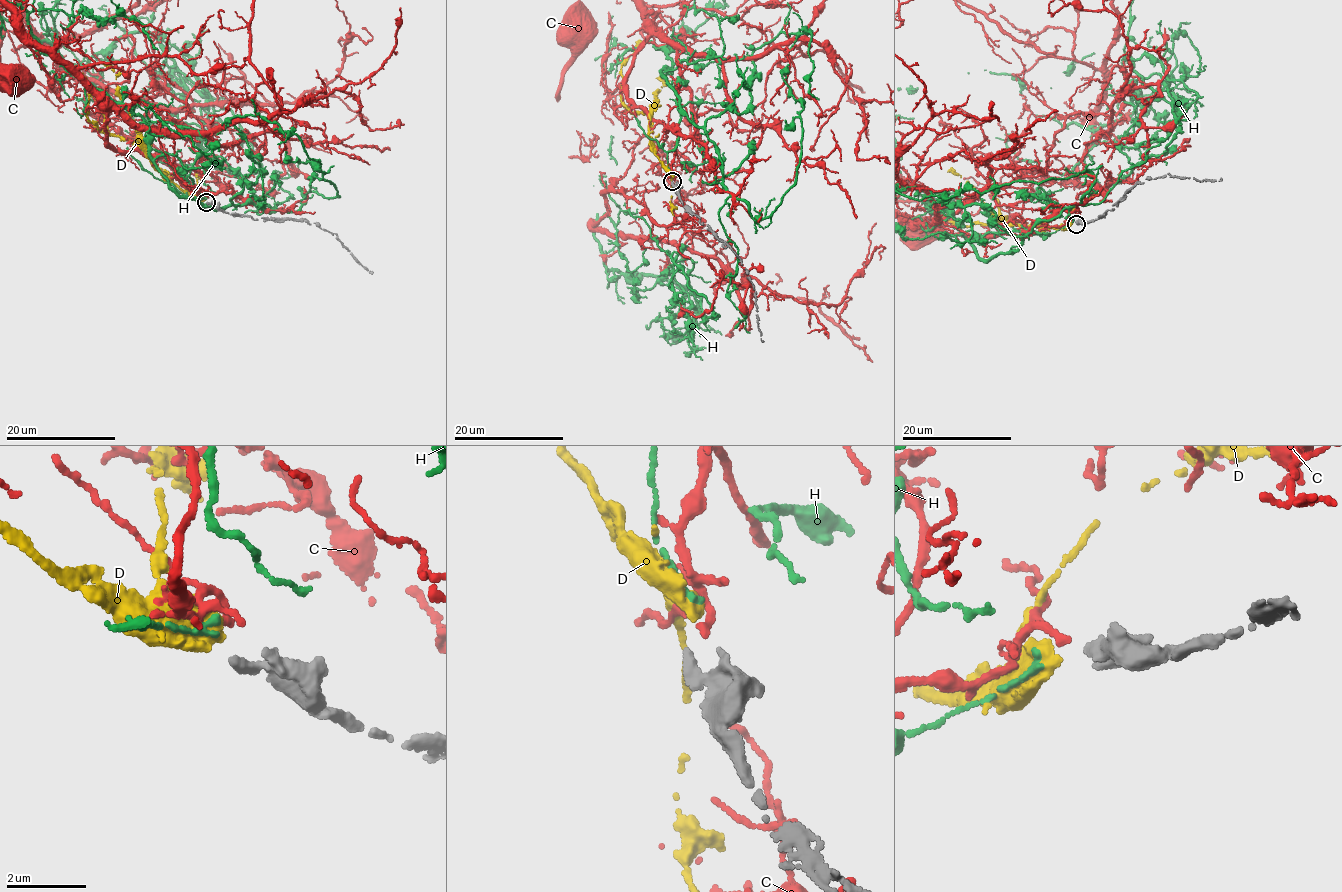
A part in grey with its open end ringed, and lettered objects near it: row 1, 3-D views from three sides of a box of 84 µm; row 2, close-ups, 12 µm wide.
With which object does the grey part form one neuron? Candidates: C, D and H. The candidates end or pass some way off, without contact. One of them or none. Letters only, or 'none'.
D

